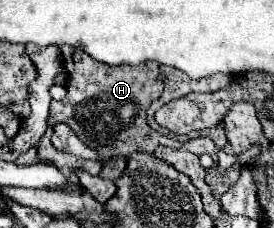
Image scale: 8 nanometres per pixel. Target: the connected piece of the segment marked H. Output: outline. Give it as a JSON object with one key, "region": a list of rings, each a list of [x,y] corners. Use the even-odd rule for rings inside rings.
{"region":[[[66,47],[66,49],[68,51],[64,51],[64,67],[70,73],[70,81],[66,85],[68,95],[66,95],[64,101],[52,101],[50,103],[48,129],[38,143],[38,155],[42,159],[52,161],[58,169],[62,169],[62,173],[66,173],[66,177],[70,177],[70,189],[80,187],[78,179],[74,175],[74,169],[84,169],[90,175],[98,175],[104,159],[112,159],[116,155],[128,157],[136,151],[154,153],[154,149],[158,145],[188,149],[196,155],[208,153],[208,155],[216,157],[218,147],[208,137],[190,139],[186,143],[174,143],[170,137],[160,135],[158,131],[154,131],[146,123],[146,109],[150,107],[152,101],[156,101],[162,95],[162,89],[164,89],[156,61],[146,61],[146,63],[140,63],[140,65],[126,65],[124,63],[124,65],[112,67],[112,65],[94,61],[82,49],[70,49],[70,47]],[[58,121],[68,123],[72,127],[72,131],[100,131],[100,159],[96,159],[96,161],[78,159],[76,155],[66,155],[66,153],[60,153],[58,149],[54,149],[52,143],[50,143],[50,133],[52,133],[52,125],[58,123]]]}

